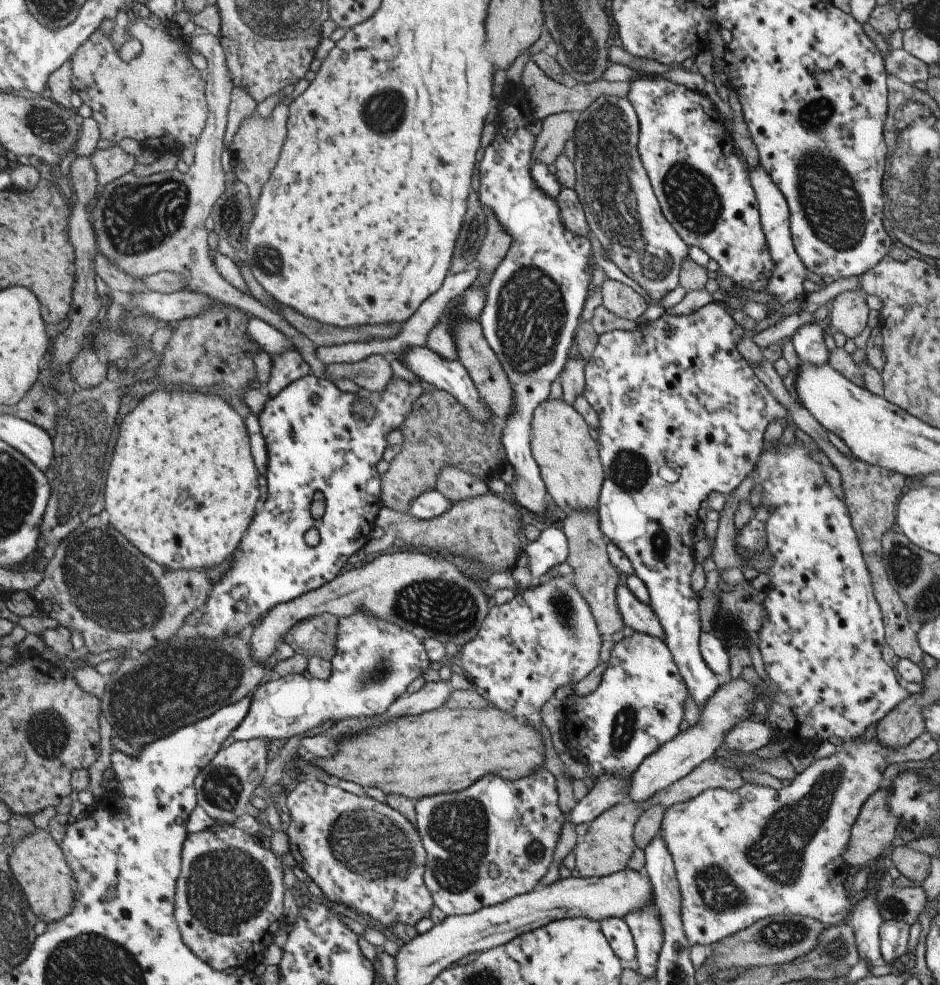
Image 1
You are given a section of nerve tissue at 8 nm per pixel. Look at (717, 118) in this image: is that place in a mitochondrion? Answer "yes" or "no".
no

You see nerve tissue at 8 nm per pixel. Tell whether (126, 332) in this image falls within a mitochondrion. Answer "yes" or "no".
yes

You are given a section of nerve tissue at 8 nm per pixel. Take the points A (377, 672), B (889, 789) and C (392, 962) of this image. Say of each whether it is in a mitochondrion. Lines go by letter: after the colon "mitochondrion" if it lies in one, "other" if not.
A: mitochondrion
B: other
C: other

